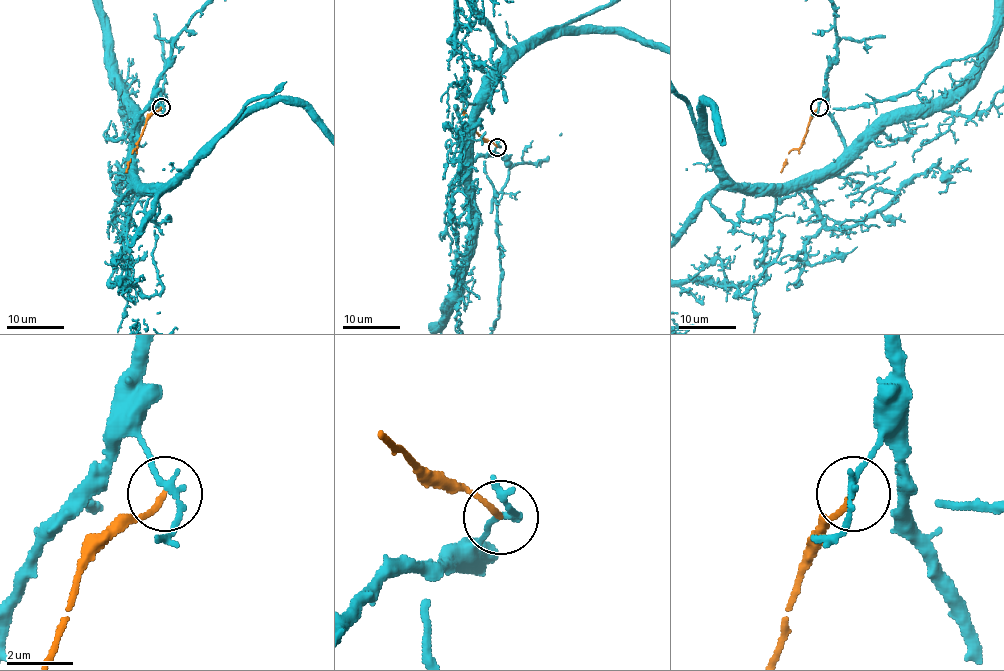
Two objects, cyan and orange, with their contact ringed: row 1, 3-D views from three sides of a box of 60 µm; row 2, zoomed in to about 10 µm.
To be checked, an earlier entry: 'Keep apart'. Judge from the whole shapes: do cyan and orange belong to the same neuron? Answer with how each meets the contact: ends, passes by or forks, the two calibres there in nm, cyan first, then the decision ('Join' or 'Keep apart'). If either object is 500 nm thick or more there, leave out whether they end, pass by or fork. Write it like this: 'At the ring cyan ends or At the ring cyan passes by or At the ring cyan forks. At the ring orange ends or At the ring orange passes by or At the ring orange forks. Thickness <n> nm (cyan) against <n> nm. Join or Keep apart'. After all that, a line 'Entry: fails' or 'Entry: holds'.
At the ring cyan passes by. At the ring orange ends. Thickness 180 nm (cyan) against 170 nm. Keep apart
Entry: holds

